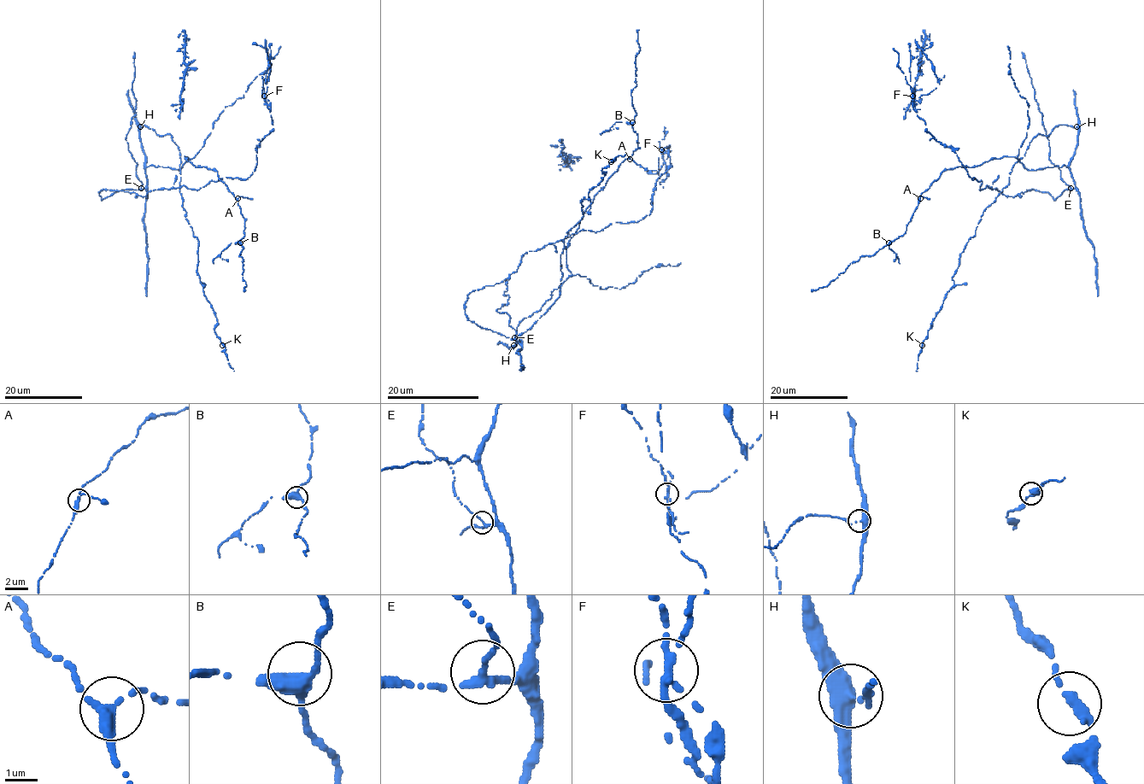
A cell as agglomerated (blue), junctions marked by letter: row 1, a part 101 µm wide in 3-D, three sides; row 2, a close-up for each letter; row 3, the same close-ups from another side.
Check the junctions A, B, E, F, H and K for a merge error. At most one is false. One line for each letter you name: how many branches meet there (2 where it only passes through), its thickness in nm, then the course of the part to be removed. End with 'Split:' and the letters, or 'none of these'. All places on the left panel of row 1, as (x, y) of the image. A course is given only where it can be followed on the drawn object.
F: branches 3; calibre 200 nm; course (264, 96), (271, 68), (271, 50), (266, 43), (270, 67), (269, 76), (263, 83), (262, 97)
Split: F

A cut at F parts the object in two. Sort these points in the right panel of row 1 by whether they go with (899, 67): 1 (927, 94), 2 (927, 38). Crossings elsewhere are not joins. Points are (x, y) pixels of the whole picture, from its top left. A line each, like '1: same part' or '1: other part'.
1: other part
2: same part

